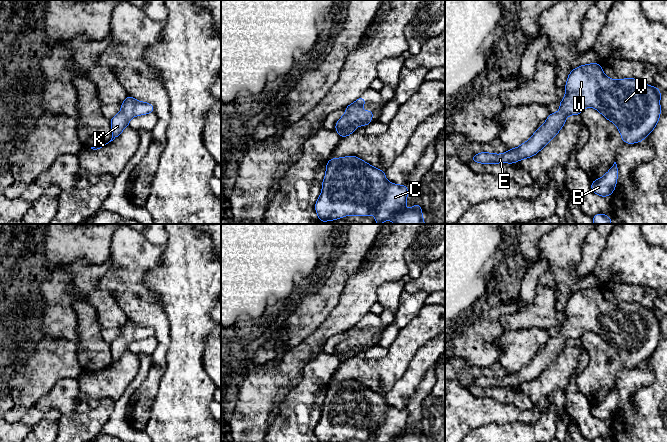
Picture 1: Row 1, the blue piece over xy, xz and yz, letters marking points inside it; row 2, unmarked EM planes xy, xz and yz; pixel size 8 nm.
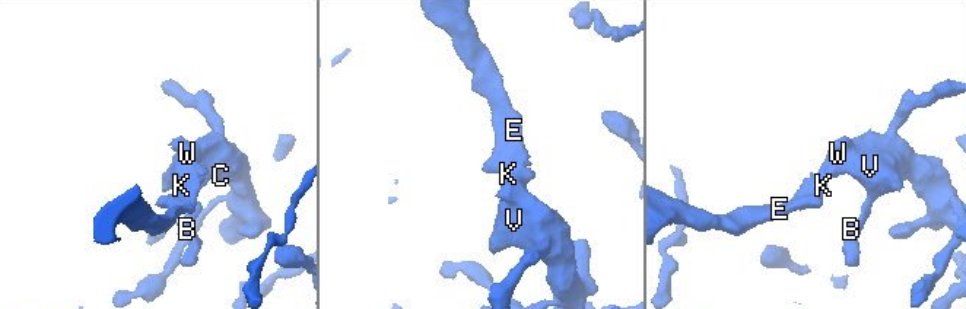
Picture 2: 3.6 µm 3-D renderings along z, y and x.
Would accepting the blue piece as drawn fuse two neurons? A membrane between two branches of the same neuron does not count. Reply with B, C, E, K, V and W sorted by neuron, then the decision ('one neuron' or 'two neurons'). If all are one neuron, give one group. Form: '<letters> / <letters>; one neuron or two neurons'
B C E K V W; one neuron

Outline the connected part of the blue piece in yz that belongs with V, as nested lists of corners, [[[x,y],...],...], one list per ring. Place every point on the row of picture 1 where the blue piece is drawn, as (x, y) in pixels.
[[[600,63],[581,65],[571,70],[565,89],[565,96],[559,104],[560,111],[550,113],[529,140],[504,154],[475,154],[471,161],[513,164],[530,158],[557,135],[569,115],[580,115],[587,107],[595,108],[614,123],[622,141],[629,144],[643,141],[659,121],[661,91],[658,88],[634,78],[613,80],[603,73]]]

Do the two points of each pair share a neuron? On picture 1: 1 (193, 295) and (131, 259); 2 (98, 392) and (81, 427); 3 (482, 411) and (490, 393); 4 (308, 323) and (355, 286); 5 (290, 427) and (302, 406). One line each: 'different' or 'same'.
1: different
2: different
3: different
4: different
5: same

